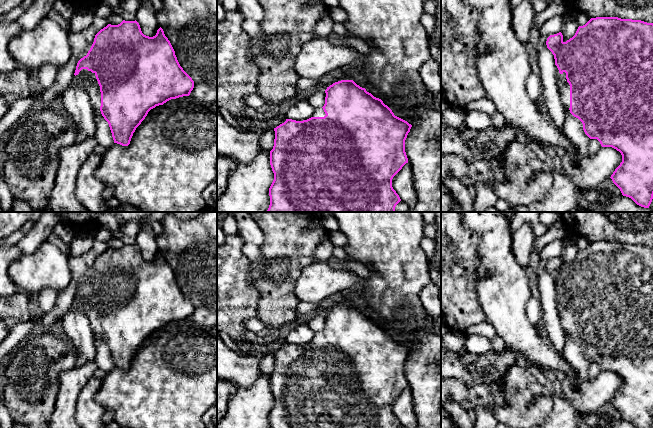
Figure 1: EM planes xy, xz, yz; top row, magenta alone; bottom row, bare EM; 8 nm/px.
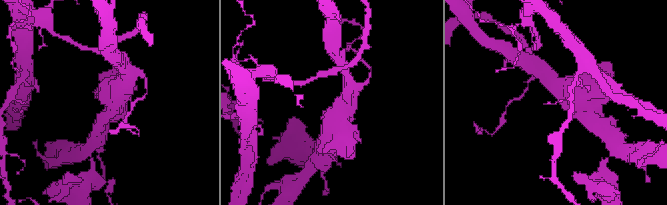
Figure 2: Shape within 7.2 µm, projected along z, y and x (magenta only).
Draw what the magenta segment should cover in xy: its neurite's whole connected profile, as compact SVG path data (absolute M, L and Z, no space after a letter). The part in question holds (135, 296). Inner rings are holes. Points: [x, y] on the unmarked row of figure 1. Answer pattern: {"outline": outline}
{"outline": "M123 244L118 249L108 248L94 262L87 279L81 282L74 299L82 293L95 298L89 300L84 313L95 334L100 334L108 346L114 367L130 368L136 352L148 336L171 323L189 320L194 305L180 290L175 275L160 251L153 261L142 257L139 247Z"}

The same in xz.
{"outline": "M353 304L335 306L327 311L325 317L324 330L316 332L311 342L303 345L286 343L284 347L274 352L274 370L270 375L270 389L274 397L274 404L269 412L270 428L398 428L401 423L392 411L392 403L408 387L405 364L412 349L395 340L381 323L374 321Z"}

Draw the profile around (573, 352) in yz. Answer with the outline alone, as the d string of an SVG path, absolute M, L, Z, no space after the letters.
M566 332L563 357L572 369L576 371L578 378L581 380L589 380L591 378L588 371L590 362L585 358L582 346Z

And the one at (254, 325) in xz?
M257 317L248 319L244 323L244 326L247 331L253 332L257 335L263 335L266 331L266 326Z

